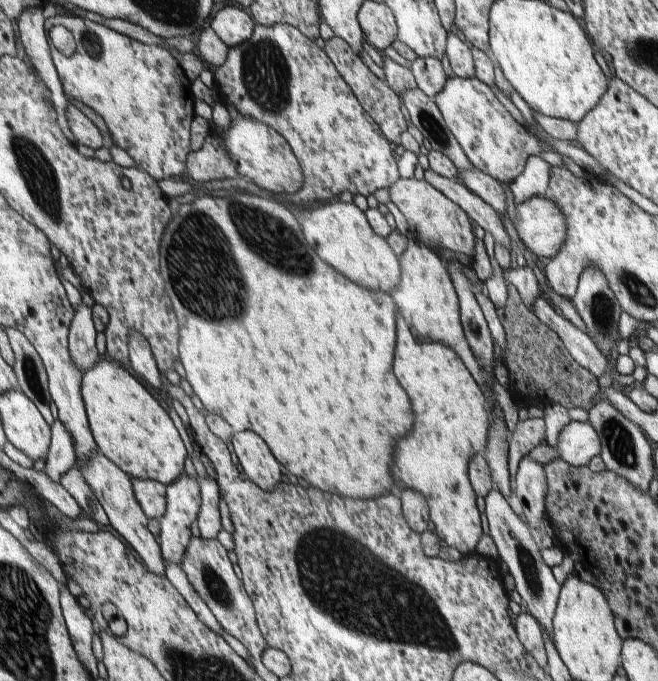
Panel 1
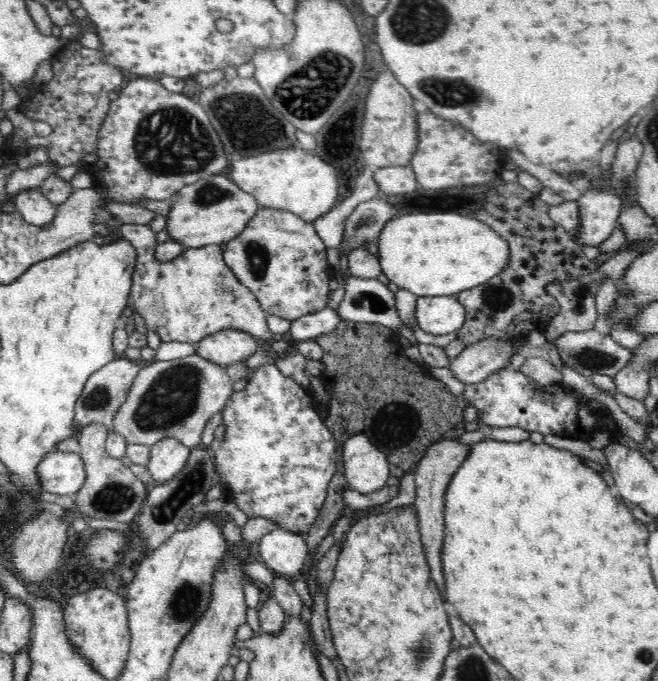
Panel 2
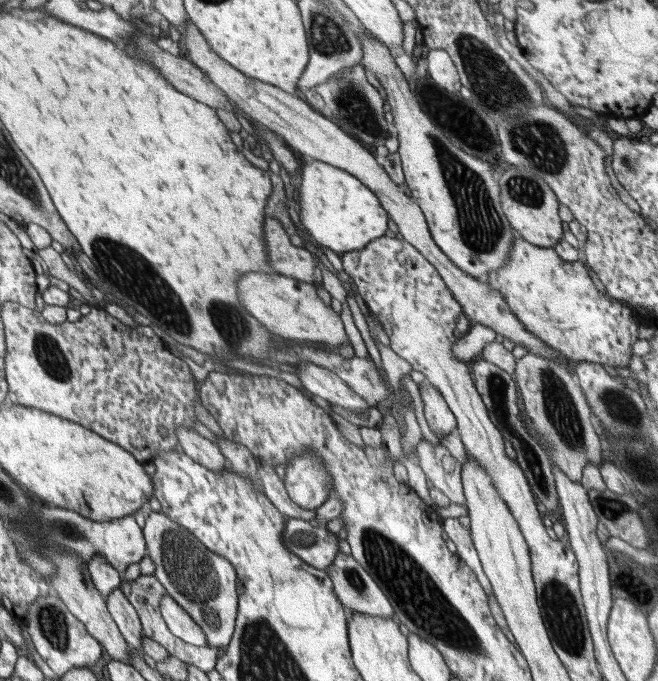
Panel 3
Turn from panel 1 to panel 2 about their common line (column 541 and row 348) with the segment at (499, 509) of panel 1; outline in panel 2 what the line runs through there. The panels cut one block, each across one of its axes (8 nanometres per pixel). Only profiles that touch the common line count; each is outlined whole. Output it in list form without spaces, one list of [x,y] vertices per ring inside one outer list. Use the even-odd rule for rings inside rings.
[[[595,329],[568,331],[550,342],[556,346],[563,364],[589,378],[592,374],[613,377],[633,357],[629,348],[618,345],[610,334],[603,335]]]

